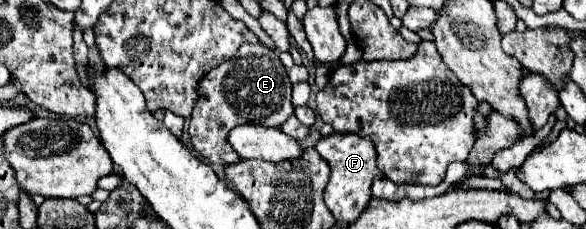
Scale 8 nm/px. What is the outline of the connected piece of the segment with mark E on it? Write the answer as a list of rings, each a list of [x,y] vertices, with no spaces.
[[[244,43],[234,59],[214,67],[198,85],[200,99],[194,105],[188,133],[192,147],[208,161],[216,165],[238,163],[240,155],[228,143],[228,133],[244,123],[280,127],[290,115],[292,105],[292,83],[276,51],[262,43]]]

